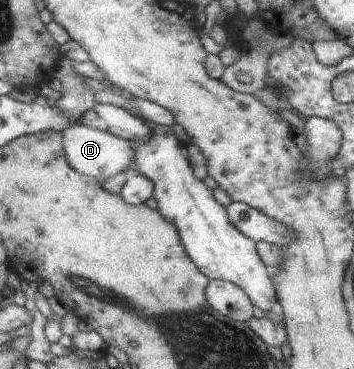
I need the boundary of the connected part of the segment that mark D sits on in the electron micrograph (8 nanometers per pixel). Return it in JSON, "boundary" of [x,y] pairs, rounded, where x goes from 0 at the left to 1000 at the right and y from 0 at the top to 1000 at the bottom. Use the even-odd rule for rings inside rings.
{"boundary":[[[240,339],[198,341],[175,358],[175,369],[189,434],[212,461],[263,482],[285,482],[288,474],[297,488],[342,466],[356,472],[367,466],[364,450],[376,444],[376,428],[381,428],[381,412],[376,412],[381,390],[373,382],[336,374],[316,358]]]}

